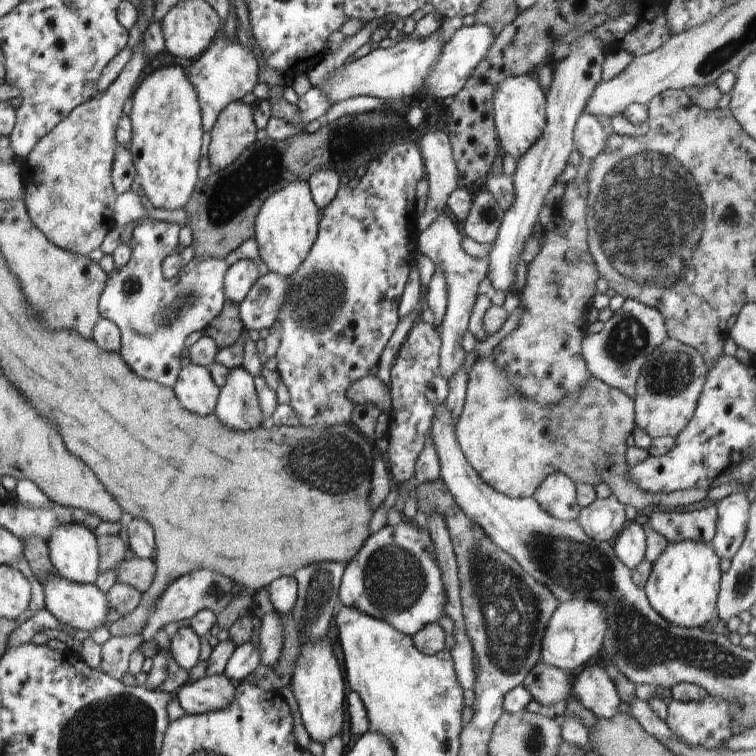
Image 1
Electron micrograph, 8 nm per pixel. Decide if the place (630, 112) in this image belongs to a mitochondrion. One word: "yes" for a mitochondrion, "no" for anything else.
no

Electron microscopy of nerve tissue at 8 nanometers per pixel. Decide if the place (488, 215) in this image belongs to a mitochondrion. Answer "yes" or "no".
yes

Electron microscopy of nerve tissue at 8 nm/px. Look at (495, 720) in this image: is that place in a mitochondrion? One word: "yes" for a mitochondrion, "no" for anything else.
no

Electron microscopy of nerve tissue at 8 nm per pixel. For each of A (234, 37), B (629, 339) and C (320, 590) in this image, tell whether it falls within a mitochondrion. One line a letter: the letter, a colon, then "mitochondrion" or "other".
A: other
B: mitochondrion
C: mitochondrion

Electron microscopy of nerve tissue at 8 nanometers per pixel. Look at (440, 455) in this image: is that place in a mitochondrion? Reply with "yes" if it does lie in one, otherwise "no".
no

